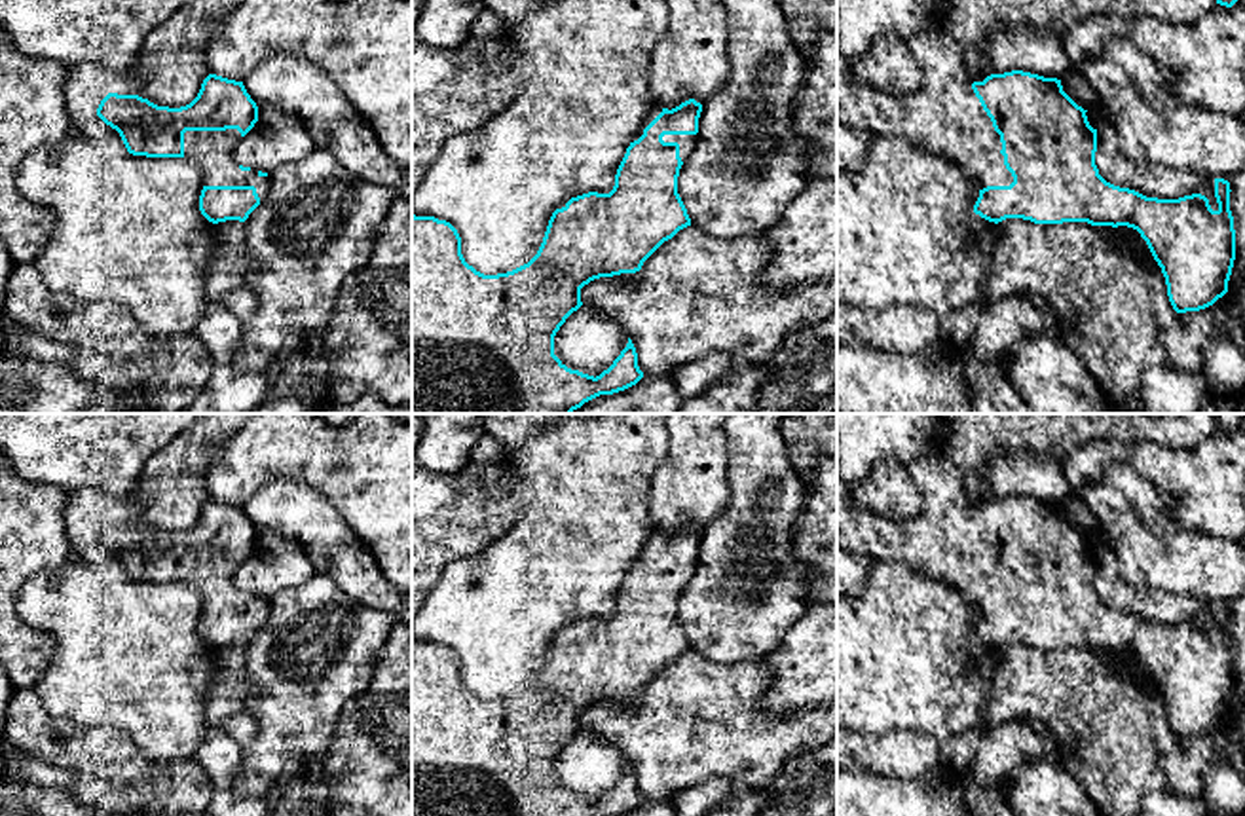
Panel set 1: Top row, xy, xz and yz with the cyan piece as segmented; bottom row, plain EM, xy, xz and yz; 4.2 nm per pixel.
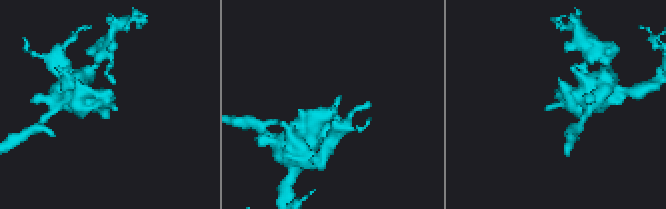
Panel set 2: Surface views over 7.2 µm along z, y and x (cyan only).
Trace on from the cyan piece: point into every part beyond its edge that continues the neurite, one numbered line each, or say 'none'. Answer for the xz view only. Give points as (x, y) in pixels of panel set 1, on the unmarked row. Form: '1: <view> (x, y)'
1: xz (686, 568)

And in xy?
1: xy (213, 575)

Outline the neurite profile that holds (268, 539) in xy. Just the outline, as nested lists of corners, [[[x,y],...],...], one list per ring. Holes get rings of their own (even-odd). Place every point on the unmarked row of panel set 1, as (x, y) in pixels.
[[[258,533],[258,547],[233,573],[237,590],[271,598],[309,581],[315,575],[302,545],[283,533]]]

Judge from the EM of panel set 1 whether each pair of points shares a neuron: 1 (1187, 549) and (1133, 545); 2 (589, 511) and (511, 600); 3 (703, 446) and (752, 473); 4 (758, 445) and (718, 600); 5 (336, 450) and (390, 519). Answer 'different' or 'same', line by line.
1: same
2: same
3: different
4: same
5: same

